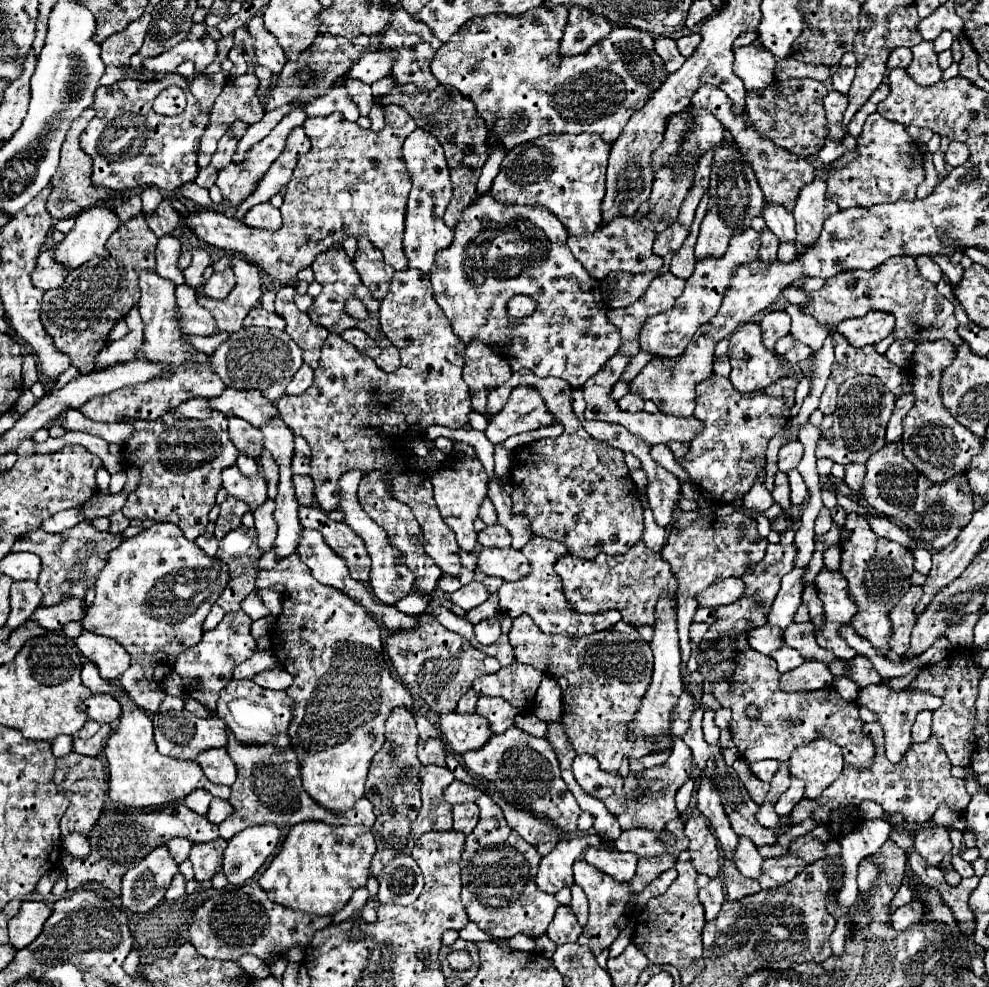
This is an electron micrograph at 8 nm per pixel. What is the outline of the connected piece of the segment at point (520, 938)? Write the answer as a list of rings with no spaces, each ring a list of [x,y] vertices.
[[[516,935],[516,937],[508,939],[508,943],[518,951],[534,951],[536,949],[536,939],[528,939],[528,935]]]

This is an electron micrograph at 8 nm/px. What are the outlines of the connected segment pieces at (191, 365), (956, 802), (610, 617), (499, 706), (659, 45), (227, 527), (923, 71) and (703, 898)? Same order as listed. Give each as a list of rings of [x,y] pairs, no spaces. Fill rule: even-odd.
[[[142,271],[140,289],[142,297],[138,301],[138,309],[144,323],[144,343],[136,351],[136,359],[148,359],[154,363],[168,365],[172,369],[168,369],[168,373],[162,375],[160,379],[156,377],[140,385],[122,387],[108,395],[98,395],[96,399],[88,399],[88,403],[84,403],[78,411],[82,411],[92,421],[104,421],[104,423],[128,423],[132,419],[156,421],[164,413],[176,409],[180,403],[188,399],[194,397],[212,399],[216,395],[222,395],[222,391],[226,389],[224,381],[210,369],[208,357],[196,351],[188,341],[184,341],[184,333],[178,323],[180,311],[176,307],[176,297],[174,297],[176,285],[168,279],[162,279],[156,273]]]
[[[878,721],[864,723],[864,733],[872,739],[876,747],[872,767],[858,769],[858,767],[850,767],[848,763],[844,763],[842,775],[828,789],[824,789],[824,793],[818,799],[814,801],[802,799],[794,807],[794,811],[790,813],[790,821],[794,825],[808,819],[816,807],[836,809],[840,805],[860,805],[862,801],[874,801],[892,815],[900,811],[908,823],[926,823],[934,815],[940,803],[946,803],[956,811],[964,811],[968,807],[970,795],[966,793],[964,779],[956,779],[950,775],[950,761],[946,757],[946,751],[934,737],[930,737],[926,743],[920,743],[920,745],[912,743],[900,763],[890,763],[886,759],[884,731],[880,723]]]
[[[532,537],[524,547],[522,553],[532,561],[532,571],[528,577],[520,579],[520,581],[512,581],[512,583],[504,583],[498,589],[498,597],[500,597],[500,611],[504,615],[510,615],[512,619],[516,619],[518,615],[526,613],[534,619],[534,623],[544,631],[544,633],[560,633],[566,637],[582,637],[582,635],[590,635],[596,631],[604,631],[608,627],[614,627],[622,615],[618,611],[604,611],[604,613],[596,613],[596,615],[582,615],[578,611],[574,611],[572,607],[566,605],[566,597],[564,597],[564,589],[560,585],[560,577],[554,571],[554,563],[568,555],[568,549],[564,547],[564,543],[558,541],[548,541],[542,537]]]
[[[480,697],[476,705],[476,713],[486,717],[492,725],[494,733],[504,733],[508,727],[512,727],[514,717],[518,715],[516,707],[506,703],[506,699],[500,697]]]
[[[656,39],[656,53],[662,57],[668,73],[674,73],[684,65],[684,57],[680,55],[674,39]]]
[[[230,495],[224,499],[224,503],[220,505],[220,509],[222,509],[222,511],[220,511],[220,517],[218,517],[216,529],[214,529],[216,539],[222,539],[222,537],[224,537],[226,533],[230,533],[232,529],[238,529],[240,523],[242,523],[242,515],[244,515],[246,511],[250,511],[244,501],[240,501],[240,499],[236,499],[236,497],[230,497]]]
[[[922,41],[916,47],[912,47],[912,63],[908,65],[906,73],[918,83],[918,85],[934,85],[940,81],[942,71],[938,67],[938,57],[932,49],[932,41]]]
[[[720,877],[712,879],[704,889],[700,889],[698,899],[704,905],[706,921],[714,921],[716,915],[718,915],[718,911],[720,911],[720,907],[722,907],[722,903],[724,903],[724,891],[722,891]]]

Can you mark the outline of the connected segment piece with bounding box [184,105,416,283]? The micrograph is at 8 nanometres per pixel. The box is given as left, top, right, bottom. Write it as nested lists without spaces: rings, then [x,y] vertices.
[[[386,105],[384,113],[386,127],[380,133],[360,129],[340,113],[306,119],[302,127],[312,141],[312,149],[298,159],[294,175],[286,187],[282,229],[250,229],[240,219],[210,209],[190,213],[184,217],[184,225],[208,245],[242,253],[250,263],[286,283],[292,283],[300,269],[310,267],[318,253],[342,243],[346,237],[358,239],[362,235],[384,253],[386,263],[396,271],[408,269],[402,235],[410,175],[404,167],[402,145],[416,129],[416,123],[400,105]]]

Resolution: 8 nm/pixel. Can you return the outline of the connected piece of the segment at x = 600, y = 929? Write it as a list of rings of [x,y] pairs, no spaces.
[[[658,855],[658,857],[642,857],[638,859],[638,871],[634,875],[634,879],[626,881],[626,883],[618,883],[614,881],[610,875],[596,871],[596,867],[592,867],[590,863],[586,863],[584,859],[578,859],[574,863],[574,883],[580,885],[588,897],[588,907],[590,907],[590,915],[588,915],[588,923],[584,925],[584,931],[578,939],[580,945],[588,945],[592,949],[594,955],[602,953],[604,949],[608,949],[614,939],[618,937],[618,933],[626,927],[628,917],[634,909],[636,903],[636,895],[660,873],[664,873],[666,869],[672,869],[676,863],[676,857],[672,855]]]

